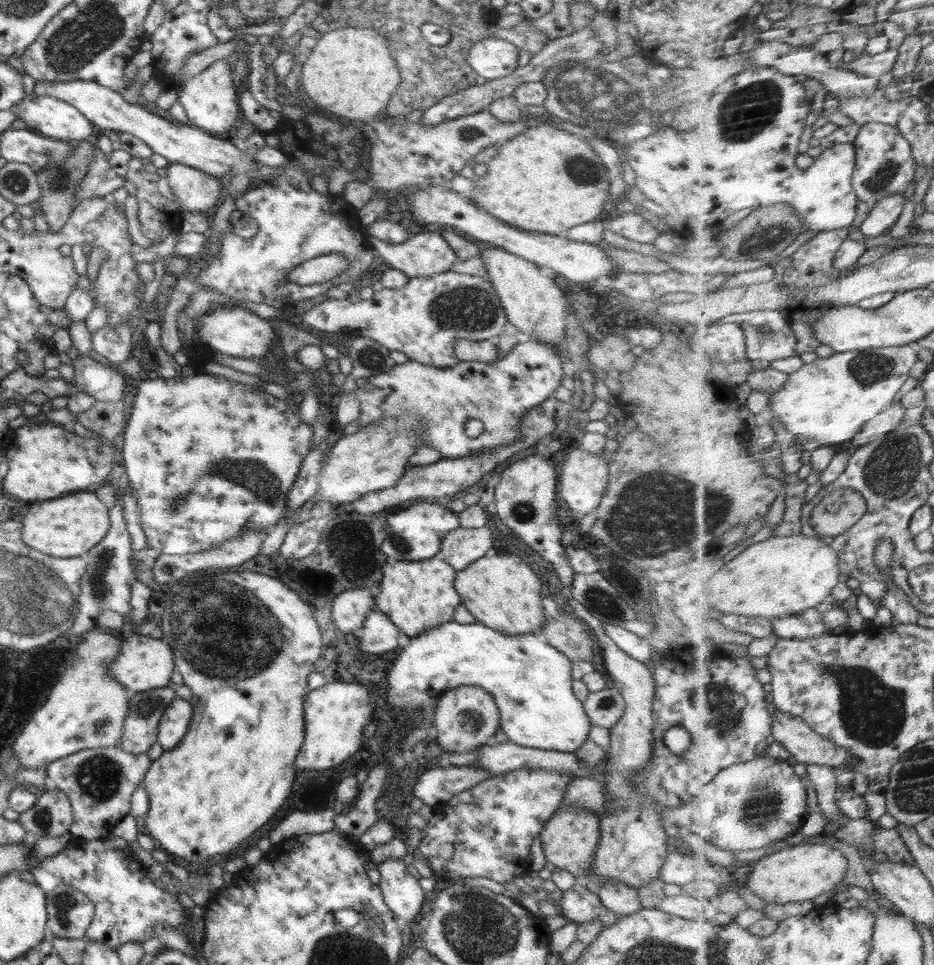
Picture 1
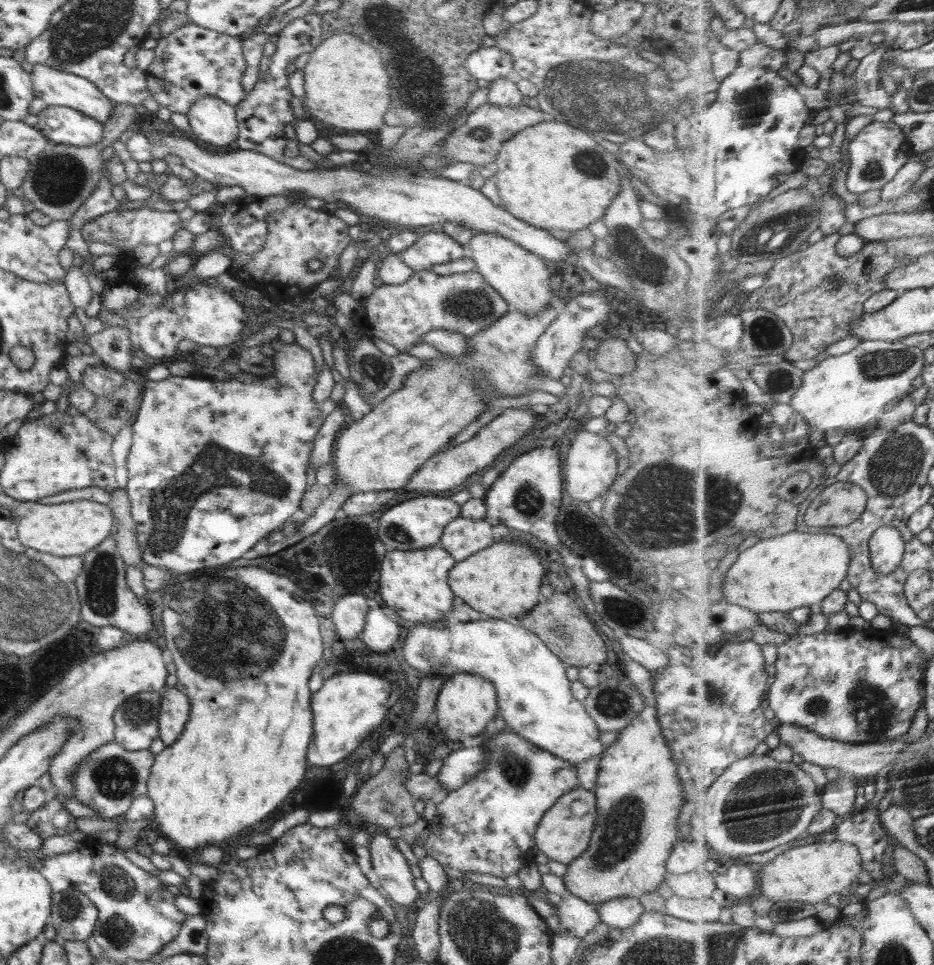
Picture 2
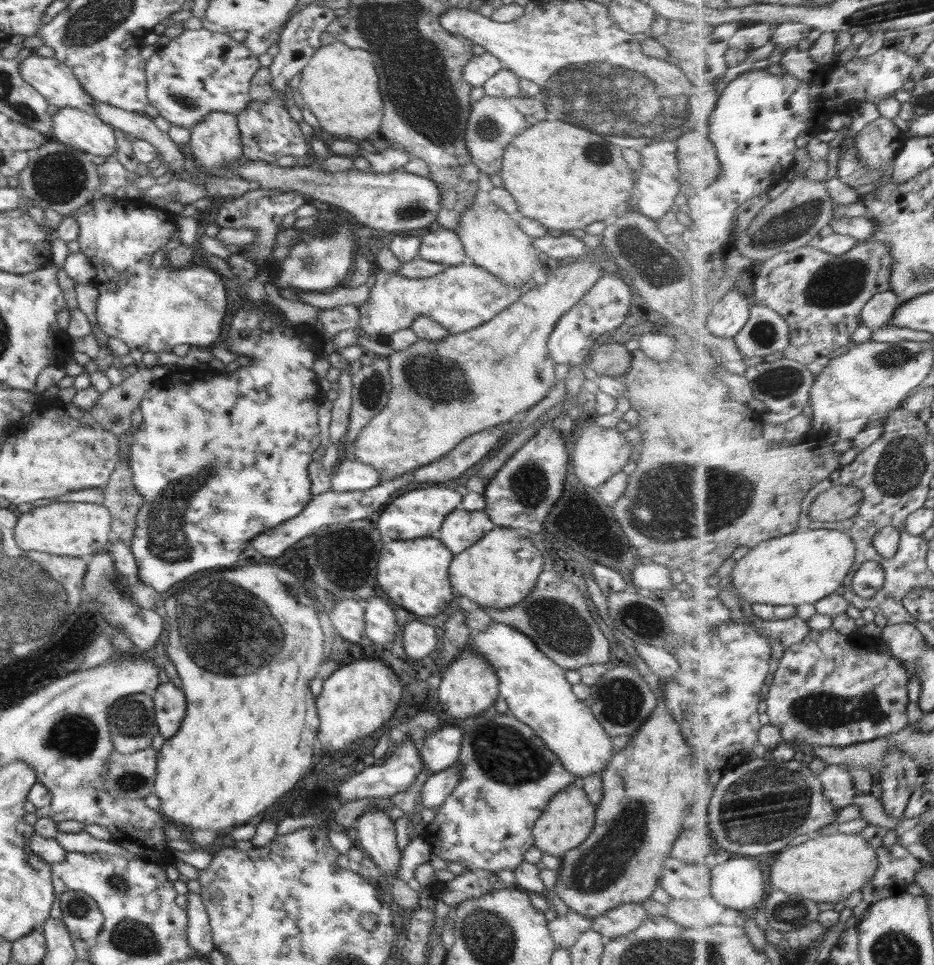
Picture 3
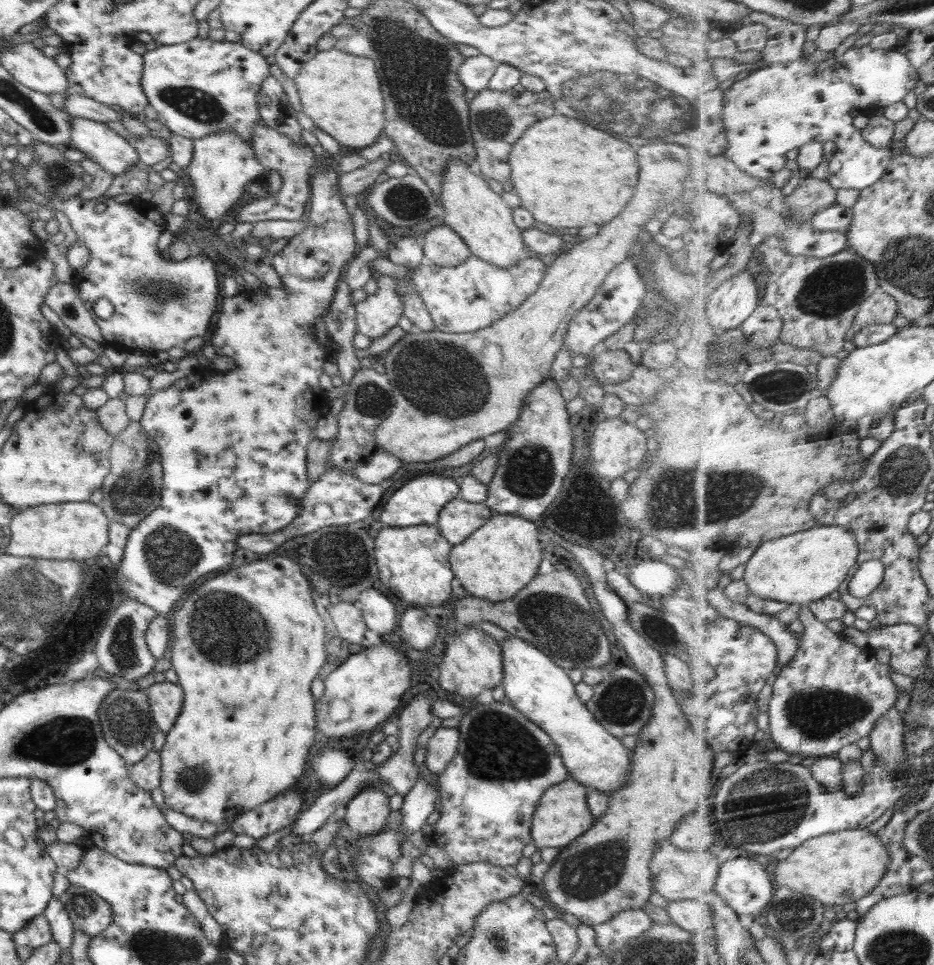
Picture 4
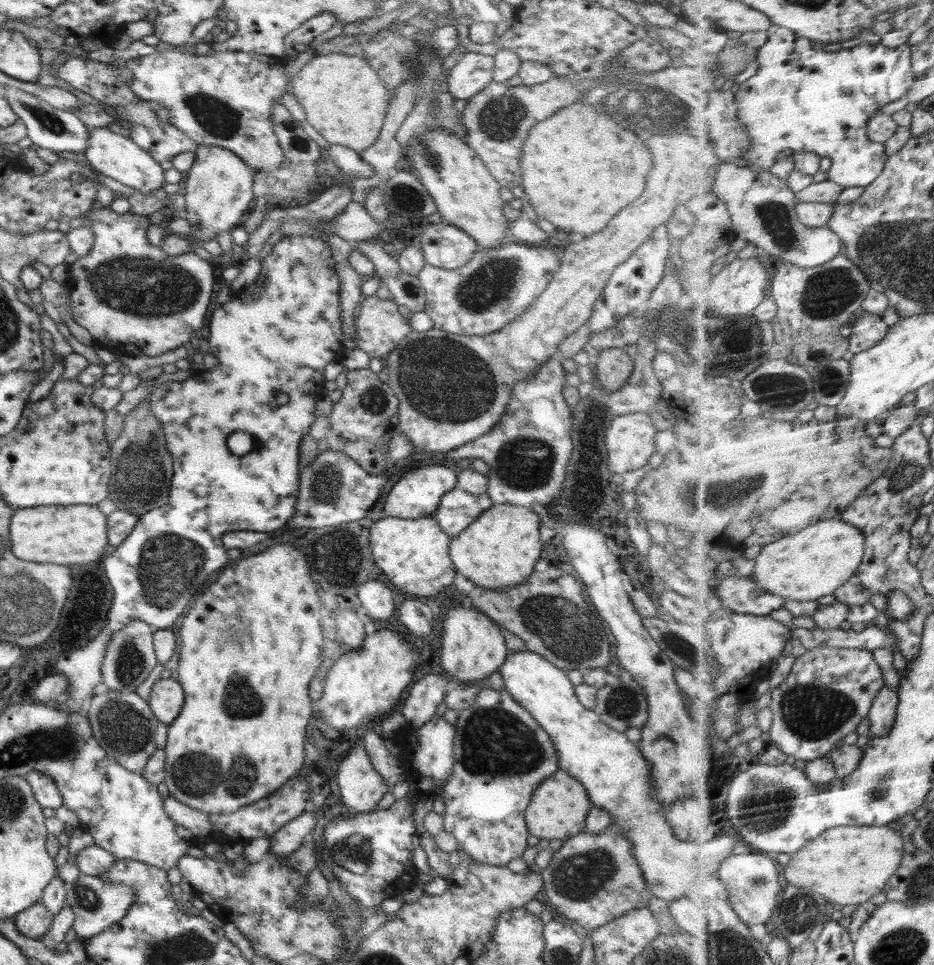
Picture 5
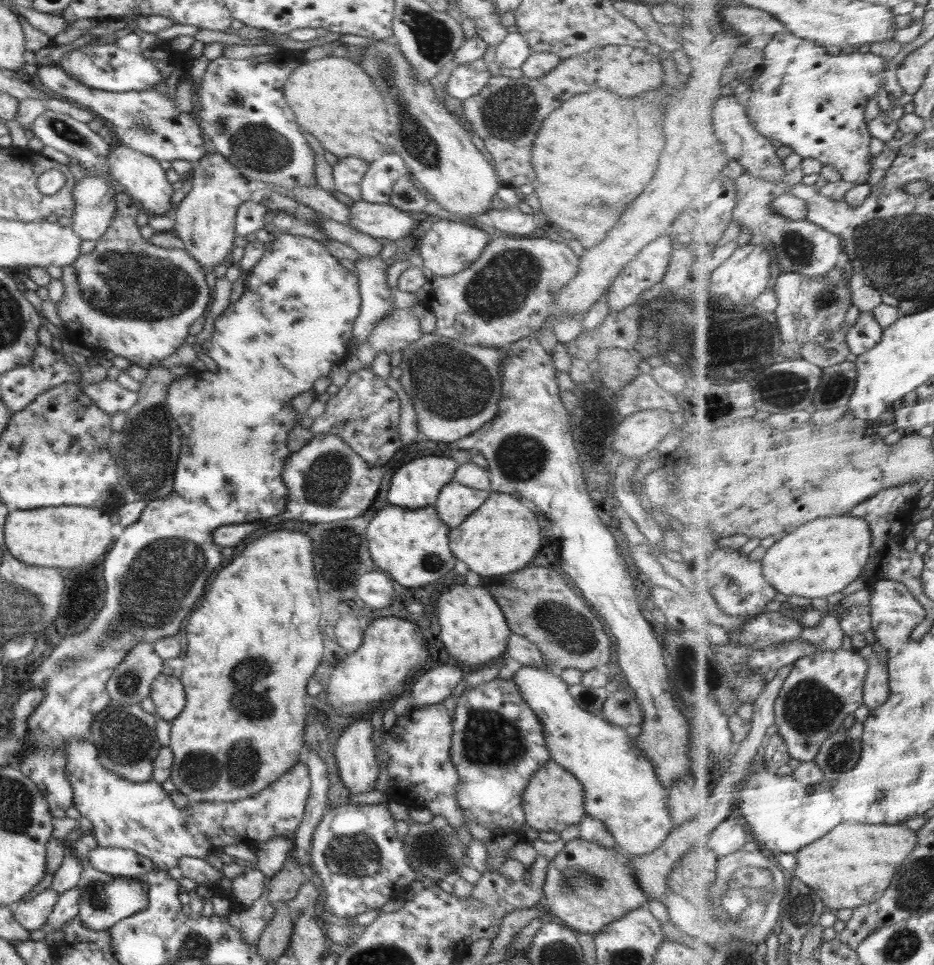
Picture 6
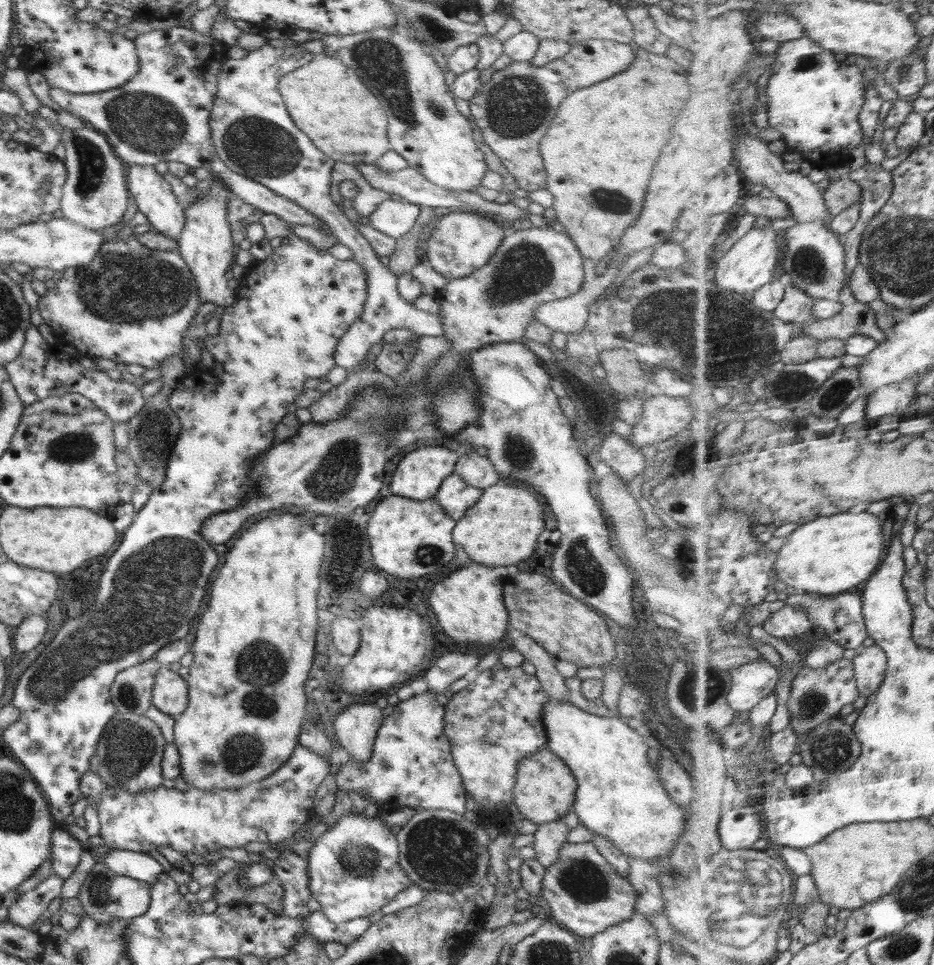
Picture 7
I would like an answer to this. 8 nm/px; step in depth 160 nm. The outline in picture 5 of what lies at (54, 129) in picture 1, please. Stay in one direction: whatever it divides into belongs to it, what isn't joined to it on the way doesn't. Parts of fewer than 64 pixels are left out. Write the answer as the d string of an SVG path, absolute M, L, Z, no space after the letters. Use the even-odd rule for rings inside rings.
M107 127L90 128L89 143L84 154L96 171L136 189L137 193L151 195L164 184L165 170L160 167L160 163L156 162L149 152L142 150L130 137L114 133Z

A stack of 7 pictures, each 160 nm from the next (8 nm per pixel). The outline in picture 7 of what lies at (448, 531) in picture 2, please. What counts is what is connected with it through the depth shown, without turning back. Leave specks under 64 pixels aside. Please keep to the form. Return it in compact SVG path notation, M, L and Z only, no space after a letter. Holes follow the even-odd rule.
M454 472L442 481L434 497L451 520L460 521L466 509L473 507L482 493L481 488L468 484Z

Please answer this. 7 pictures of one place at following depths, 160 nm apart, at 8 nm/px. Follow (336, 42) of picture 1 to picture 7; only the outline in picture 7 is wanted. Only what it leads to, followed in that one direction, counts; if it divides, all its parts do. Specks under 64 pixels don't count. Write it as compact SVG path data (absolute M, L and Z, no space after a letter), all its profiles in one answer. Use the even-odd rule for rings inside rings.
M316 54L307 65L282 76L277 87L294 124L333 161L374 164L391 149L380 101L341 60Z

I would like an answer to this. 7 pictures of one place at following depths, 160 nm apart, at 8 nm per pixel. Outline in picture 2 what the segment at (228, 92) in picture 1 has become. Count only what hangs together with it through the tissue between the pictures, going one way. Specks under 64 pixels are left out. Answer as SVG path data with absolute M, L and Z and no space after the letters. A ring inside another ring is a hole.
M203 96L187 114L191 126L189 136L198 144L212 148L226 148L239 137L239 126L234 106L215 96Z

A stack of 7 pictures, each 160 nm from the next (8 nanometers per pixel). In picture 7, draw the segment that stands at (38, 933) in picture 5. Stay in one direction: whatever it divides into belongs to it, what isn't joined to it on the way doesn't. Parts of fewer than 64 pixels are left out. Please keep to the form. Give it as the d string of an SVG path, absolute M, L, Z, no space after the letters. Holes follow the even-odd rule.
M56 875L48 876L38 887L22 893L20 898L9 908L8 920L18 926L30 929L54 898L60 898L63 880Z

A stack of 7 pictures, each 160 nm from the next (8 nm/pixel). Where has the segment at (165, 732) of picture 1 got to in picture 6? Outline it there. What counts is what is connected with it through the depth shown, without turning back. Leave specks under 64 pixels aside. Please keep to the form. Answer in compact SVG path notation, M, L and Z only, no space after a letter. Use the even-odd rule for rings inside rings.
M160 673L152 683L150 698L155 704L156 716L174 720L185 707L186 695L181 681L173 675Z

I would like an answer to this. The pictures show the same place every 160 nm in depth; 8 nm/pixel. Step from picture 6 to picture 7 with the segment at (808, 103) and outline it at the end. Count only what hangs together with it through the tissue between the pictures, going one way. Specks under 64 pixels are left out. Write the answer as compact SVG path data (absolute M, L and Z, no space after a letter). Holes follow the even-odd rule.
M804 39L782 43L774 54L774 63L770 69L769 83L764 91L768 97L768 117L771 126L784 134L790 151L800 151L807 160L822 160L831 154L852 154L864 138L865 128L861 122L861 112L865 108L868 92L871 88L859 65L850 65L836 60L836 53L824 49L816 40Z

